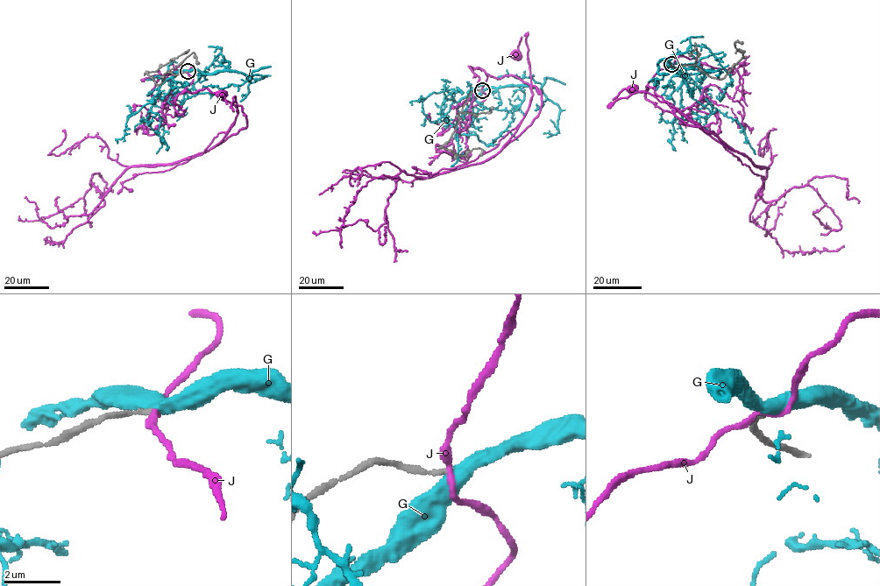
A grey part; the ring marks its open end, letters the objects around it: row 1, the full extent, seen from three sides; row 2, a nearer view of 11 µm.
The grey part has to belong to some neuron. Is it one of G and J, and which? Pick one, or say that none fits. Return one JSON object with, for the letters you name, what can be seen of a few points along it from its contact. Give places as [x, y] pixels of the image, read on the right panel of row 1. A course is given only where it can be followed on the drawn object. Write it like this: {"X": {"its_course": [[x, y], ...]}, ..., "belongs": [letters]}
{"belongs": []}

